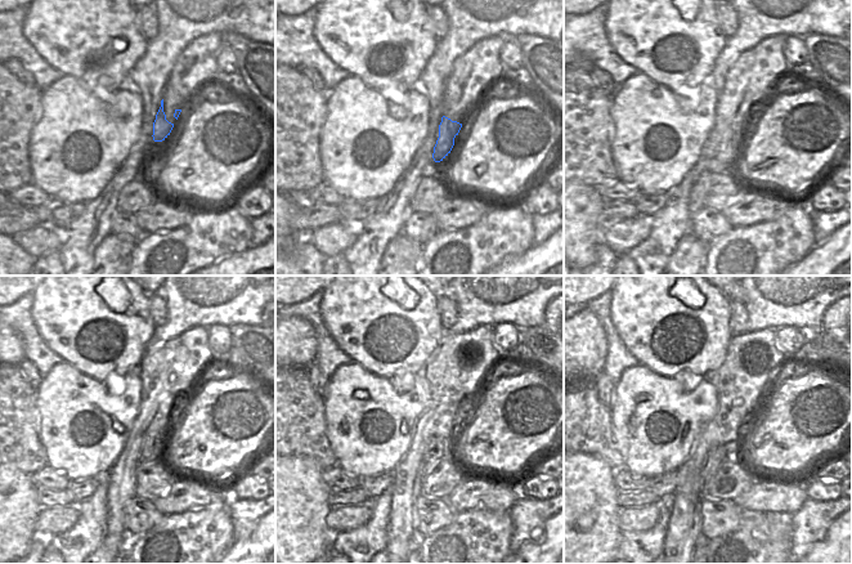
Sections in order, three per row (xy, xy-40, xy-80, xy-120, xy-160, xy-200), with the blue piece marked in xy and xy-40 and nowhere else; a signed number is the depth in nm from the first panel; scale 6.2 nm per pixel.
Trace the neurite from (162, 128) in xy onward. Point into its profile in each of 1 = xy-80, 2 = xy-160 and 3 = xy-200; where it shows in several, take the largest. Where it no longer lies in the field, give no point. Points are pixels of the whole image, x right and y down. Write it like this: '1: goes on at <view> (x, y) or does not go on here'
1: goes on at xy-80 (727, 152)
2: goes on at xy-160 (436, 450)
3: goes on at xy-200 (718, 455)

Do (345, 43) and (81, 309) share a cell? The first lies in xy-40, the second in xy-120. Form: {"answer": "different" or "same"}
{"answer": "same"}

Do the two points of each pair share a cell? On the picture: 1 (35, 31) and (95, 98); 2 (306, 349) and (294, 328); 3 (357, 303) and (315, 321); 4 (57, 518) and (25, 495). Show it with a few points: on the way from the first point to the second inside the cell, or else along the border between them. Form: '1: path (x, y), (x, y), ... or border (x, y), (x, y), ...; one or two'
1: border (63, 74), (88, 84), (99, 84), (107, 90); two
2: path (301, 344), (294, 334); one
3: border (322, 291), (321, 319), (330, 336), (337, 344); two
4: border (40, 510), (34, 532); two

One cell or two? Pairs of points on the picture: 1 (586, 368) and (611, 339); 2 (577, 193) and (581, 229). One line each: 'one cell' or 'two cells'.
1: two cells
2: one cell

